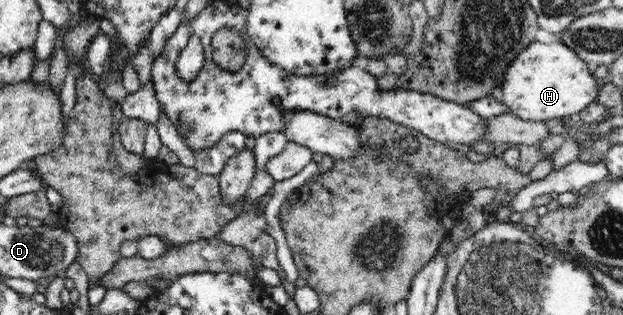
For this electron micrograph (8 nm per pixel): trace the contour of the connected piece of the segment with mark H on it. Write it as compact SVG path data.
M534 40L505 67L501 80L488 97L494 97L507 112L524 121L559 120L582 111L597 98L598 86L591 76L592 69L569 47L560 42L541 43Z

